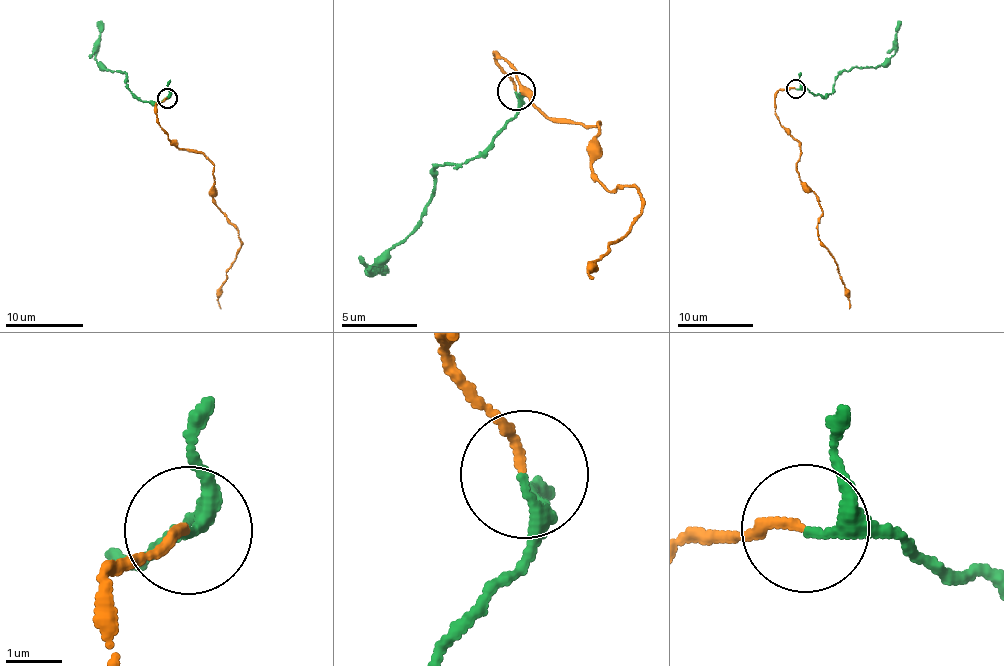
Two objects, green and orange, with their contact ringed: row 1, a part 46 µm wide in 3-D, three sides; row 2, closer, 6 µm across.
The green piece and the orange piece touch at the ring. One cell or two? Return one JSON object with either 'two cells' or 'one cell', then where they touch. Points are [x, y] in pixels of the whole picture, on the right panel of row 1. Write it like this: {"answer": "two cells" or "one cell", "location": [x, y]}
{"answer": "one cell", "location": [795, 88]}

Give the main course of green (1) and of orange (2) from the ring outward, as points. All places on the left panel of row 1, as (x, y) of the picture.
1: (166, 97), (161, 102), (141, 101), (129, 89), (121, 72), (101, 64), (95, 57), (101, 21)
2: (166, 97), (156, 106), (161, 130), (213, 167), (212, 196), (240, 240), (225, 273), (220, 308)

